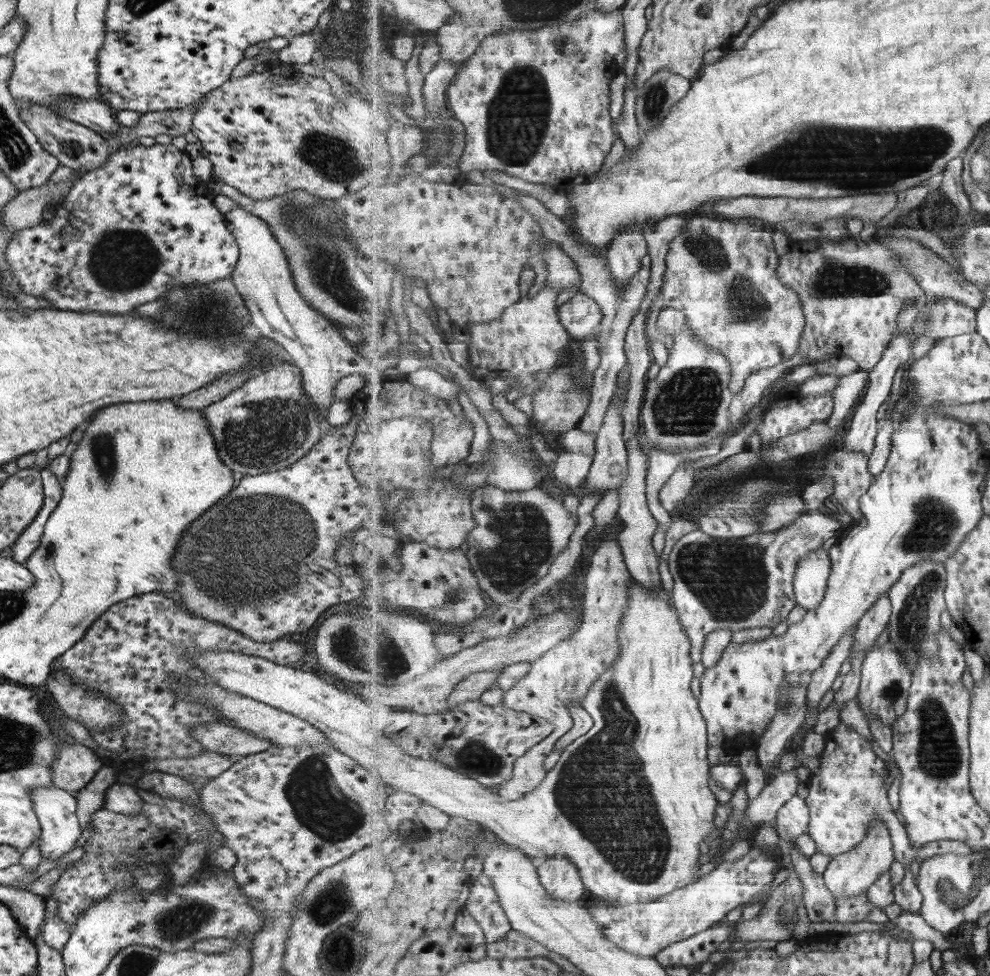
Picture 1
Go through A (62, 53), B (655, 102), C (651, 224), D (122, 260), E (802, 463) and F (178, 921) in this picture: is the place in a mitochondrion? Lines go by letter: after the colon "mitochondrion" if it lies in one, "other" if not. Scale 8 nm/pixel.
A: other
B: mitochondrion
C: other
D: mitochondrion
E: other
F: mitochondrion

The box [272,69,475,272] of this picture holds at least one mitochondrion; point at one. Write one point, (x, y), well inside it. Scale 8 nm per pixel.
(332, 159)

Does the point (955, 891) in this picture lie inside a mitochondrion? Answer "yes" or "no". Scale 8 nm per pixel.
yes

